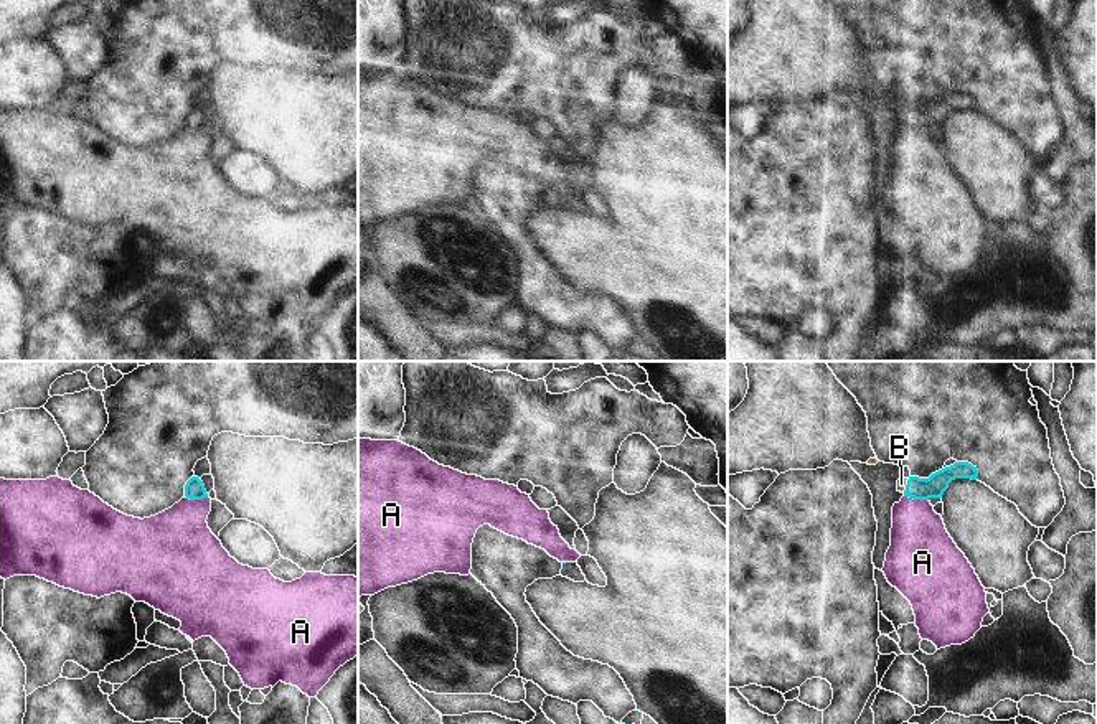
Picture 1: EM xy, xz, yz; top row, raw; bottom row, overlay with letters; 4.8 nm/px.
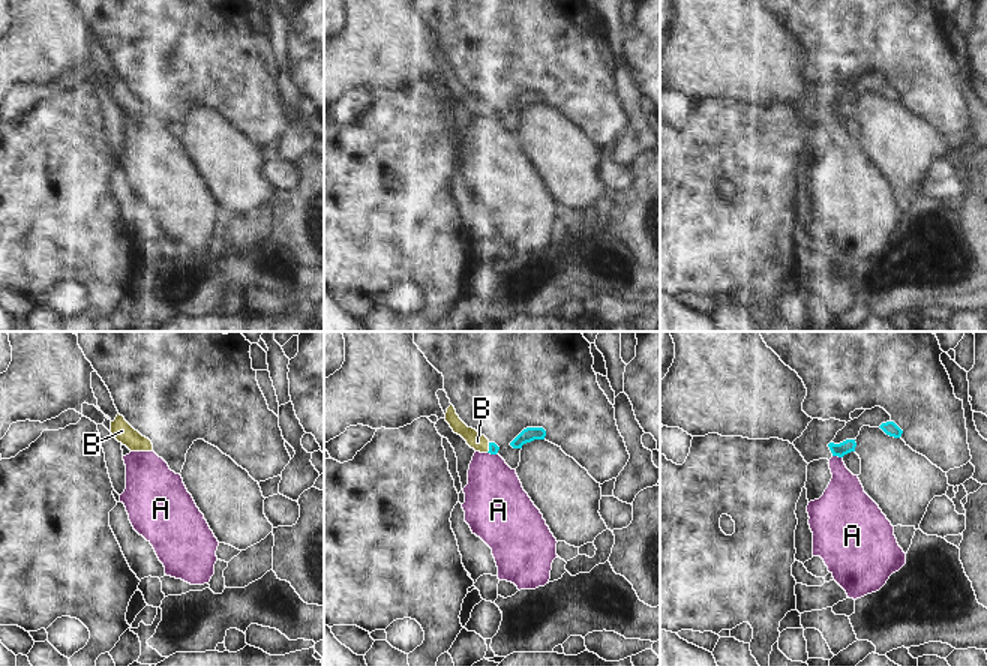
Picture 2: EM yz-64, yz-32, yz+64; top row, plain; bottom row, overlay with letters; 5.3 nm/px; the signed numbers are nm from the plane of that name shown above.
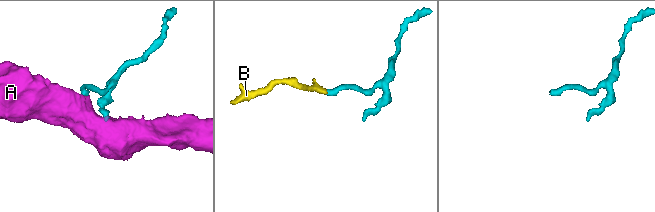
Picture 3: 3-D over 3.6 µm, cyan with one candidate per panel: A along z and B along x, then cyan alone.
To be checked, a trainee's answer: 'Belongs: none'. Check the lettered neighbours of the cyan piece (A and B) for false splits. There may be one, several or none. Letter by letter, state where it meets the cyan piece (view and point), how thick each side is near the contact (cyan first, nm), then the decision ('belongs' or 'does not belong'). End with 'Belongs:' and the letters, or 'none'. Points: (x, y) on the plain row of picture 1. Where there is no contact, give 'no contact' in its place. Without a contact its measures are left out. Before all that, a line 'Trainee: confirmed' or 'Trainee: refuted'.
Trainee: refuted
A: meets cyan in yz at (916, 129); 110 nm thick on the cyan side, 300 nm on the other; does not belong
B: meets cyan in yz at (906, 116); 110 nm thick on the cyan side, 50 nm on the other; belongs
Belongs: B

